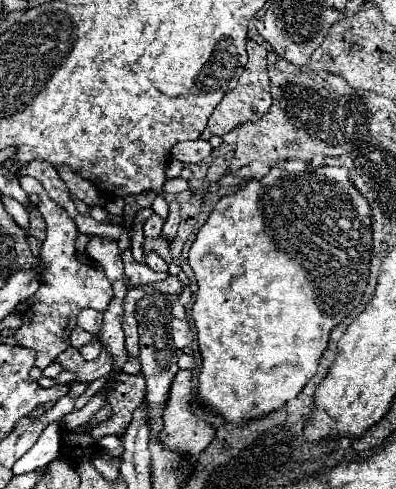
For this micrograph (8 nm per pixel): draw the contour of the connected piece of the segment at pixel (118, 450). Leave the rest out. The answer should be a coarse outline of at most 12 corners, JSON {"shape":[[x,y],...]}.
{"shape":[[104,437],[102,451],[122,455],[122,441],[118,437]]}

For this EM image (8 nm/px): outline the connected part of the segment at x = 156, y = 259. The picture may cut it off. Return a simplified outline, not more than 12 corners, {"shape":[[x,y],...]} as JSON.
{"shape":[[146,253],[144,261],[154,271],[168,271],[166,263],[158,253]]}

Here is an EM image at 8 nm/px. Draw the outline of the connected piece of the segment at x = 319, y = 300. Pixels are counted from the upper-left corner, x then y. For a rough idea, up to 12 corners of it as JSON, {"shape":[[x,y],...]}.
{"shape":[[272,167],[190,247],[198,405],[266,417],[360,305],[346,167]]}

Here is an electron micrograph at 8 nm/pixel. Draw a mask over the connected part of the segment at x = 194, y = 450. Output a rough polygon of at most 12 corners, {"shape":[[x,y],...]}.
{"shape":[[178,371],[162,413],[162,441],[182,457],[214,429],[192,413],[192,371]]}

